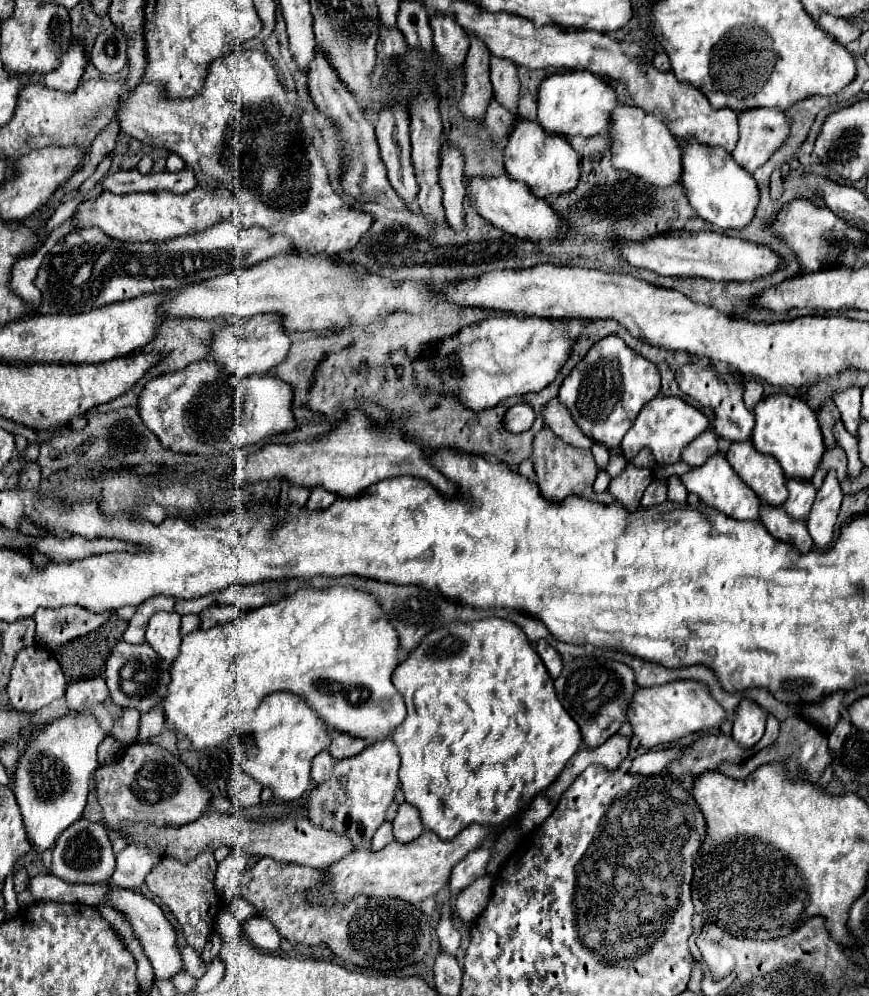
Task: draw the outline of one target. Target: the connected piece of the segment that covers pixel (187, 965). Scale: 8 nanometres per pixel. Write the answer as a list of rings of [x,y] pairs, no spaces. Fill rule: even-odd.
[[[190,945],[180,949],[180,957],[182,957],[182,971],[192,975],[194,979],[198,979],[206,971],[206,965],[204,965],[202,957],[198,957],[198,953]]]

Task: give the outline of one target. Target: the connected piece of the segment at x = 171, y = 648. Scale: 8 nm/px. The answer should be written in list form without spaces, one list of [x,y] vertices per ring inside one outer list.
[[[156,613],[146,627],[146,643],[166,661],[174,661],[180,653],[180,615]]]

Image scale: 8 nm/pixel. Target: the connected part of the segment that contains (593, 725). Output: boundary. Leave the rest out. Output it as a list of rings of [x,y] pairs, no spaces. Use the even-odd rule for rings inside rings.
[[[570,659],[564,663],[560,677],[554,681],[556,695],[562,707],[578,723],[582,741],[588,749],[596,749],[602,741],[618,733],[618,729],[628,721],[632,697],[638,689],[634,673],[628,665],[614,659]]]

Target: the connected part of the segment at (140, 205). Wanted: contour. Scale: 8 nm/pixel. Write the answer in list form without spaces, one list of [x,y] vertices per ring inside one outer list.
[[[196,187],[194,191],[188,191],[184,195],[174,195],[168,191],[158,193],[128,193],[128,195],[114,195],[110,191],[102,191],[94,199],[86,199],[78,205],[74,215],[70,217],[72,225],[76,229],[84,227],[98,227],[108,237],[120,239],[120,241],[146,241],[154,239],[156,243],[162,243],[166,239],[182,237],[198,233],[220,219],[228,219],[232,213],[232,195],[228,189],[220,187],[214,191],[204,191]]]

